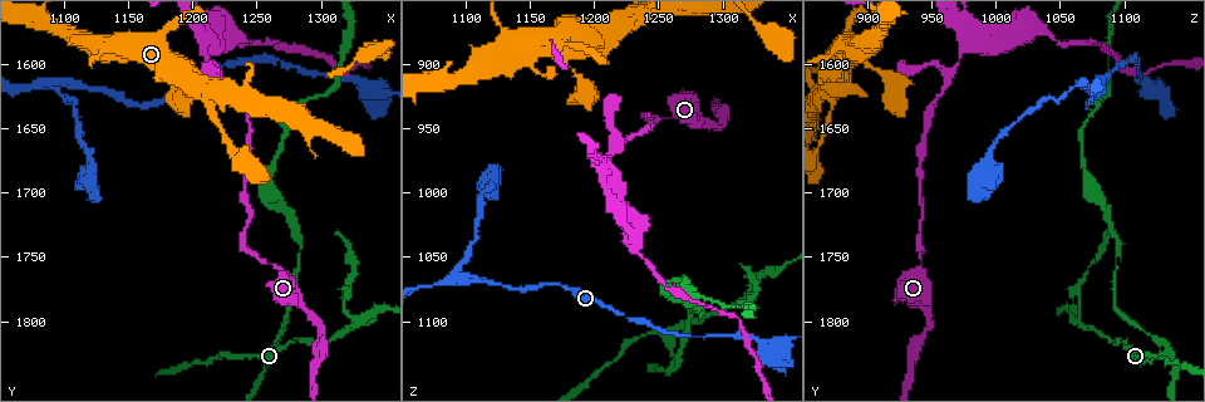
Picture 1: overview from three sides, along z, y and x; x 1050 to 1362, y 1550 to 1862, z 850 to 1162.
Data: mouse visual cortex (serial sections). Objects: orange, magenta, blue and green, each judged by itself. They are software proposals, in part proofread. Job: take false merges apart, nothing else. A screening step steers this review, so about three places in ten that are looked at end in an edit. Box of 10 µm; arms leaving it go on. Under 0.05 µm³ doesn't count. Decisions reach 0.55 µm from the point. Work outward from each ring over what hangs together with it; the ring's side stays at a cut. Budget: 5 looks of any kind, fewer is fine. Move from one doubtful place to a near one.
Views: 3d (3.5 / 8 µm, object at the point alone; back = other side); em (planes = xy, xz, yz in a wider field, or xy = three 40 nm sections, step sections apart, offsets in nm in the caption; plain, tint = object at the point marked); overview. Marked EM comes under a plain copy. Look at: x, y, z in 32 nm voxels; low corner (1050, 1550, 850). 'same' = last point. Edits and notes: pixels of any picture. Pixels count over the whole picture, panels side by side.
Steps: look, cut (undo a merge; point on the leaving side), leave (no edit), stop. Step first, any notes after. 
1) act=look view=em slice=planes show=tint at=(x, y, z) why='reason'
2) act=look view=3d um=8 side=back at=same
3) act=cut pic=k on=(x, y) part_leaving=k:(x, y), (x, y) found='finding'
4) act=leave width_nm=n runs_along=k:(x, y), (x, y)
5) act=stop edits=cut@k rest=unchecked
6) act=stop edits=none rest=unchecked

act=look view=3d um=8 at=(1326, 1802, 1064) why='arms part here'

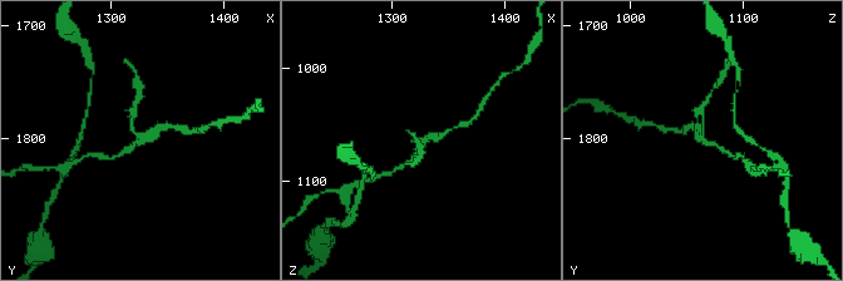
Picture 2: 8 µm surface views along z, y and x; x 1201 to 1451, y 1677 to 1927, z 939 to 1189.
act=look view=em slice=xy step=5 show=tint at=same arms=3 arm_widths_nm=100,150,150

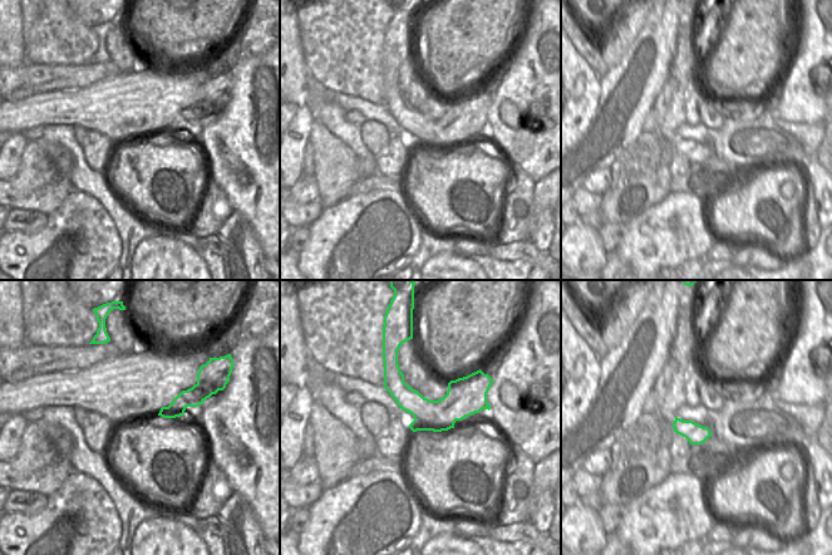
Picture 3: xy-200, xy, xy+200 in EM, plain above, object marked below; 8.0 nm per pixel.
act=cut pic=2 on=(133, 111) width_nm=260 part_leaving=2:(141, 137), (132, 129), (139, 89) found='two cells meet here'

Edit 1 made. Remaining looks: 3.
act=look view=overview

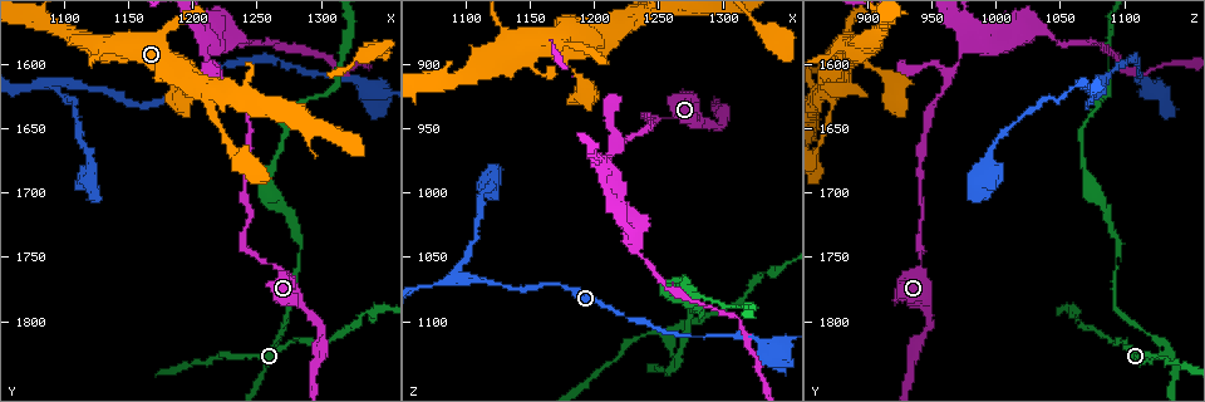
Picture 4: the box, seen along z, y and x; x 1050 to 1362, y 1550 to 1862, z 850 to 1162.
act=look view=3d um=3.5 at=(1260, 1832, 1140) why='abrupt turn'

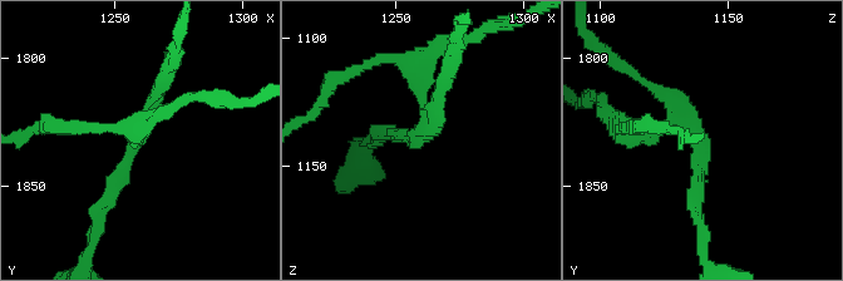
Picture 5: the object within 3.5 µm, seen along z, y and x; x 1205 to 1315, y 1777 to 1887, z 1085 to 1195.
act=look view=em slice=xy step=3 show=tint at=(1257, 1832, 1140) arms=3 arm_widths_nm=100,150,250 why='need the tissue'

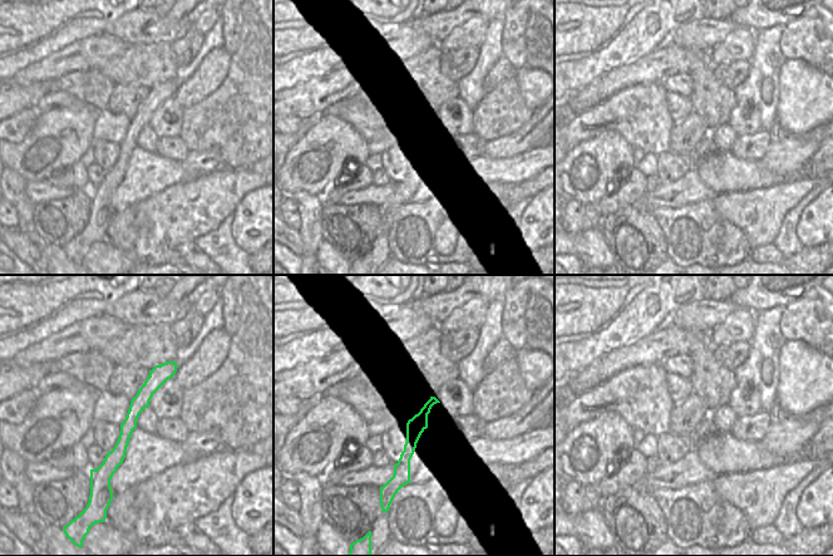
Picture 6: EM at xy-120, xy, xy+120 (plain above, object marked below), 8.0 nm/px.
act=cut pic=5 on=(699, 157) width_nm=140 part_leaving=5:(671, 119), (662, 92), (595, 42) found='two cells meet here'

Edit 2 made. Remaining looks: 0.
act=stop edits=cut@2,cut@5 rest=unchecked

